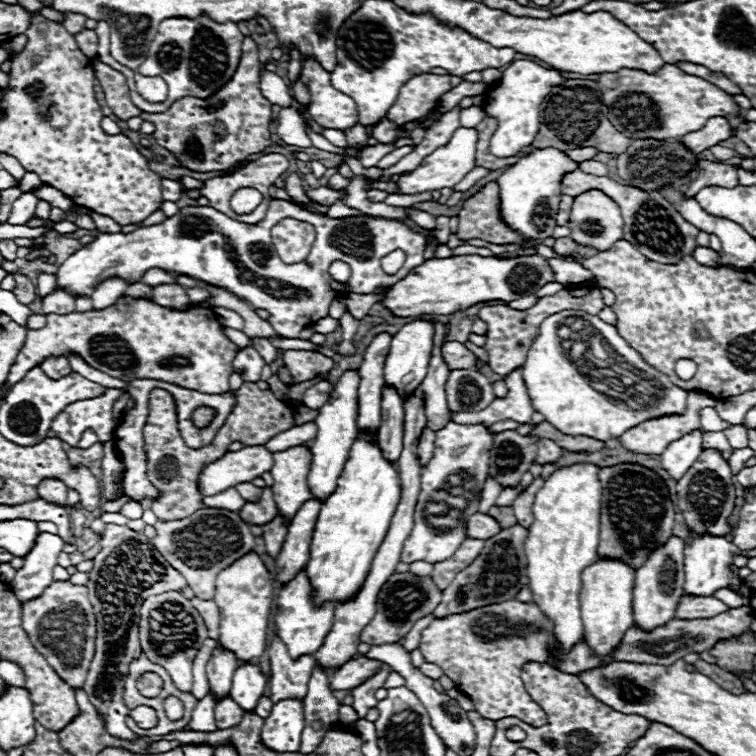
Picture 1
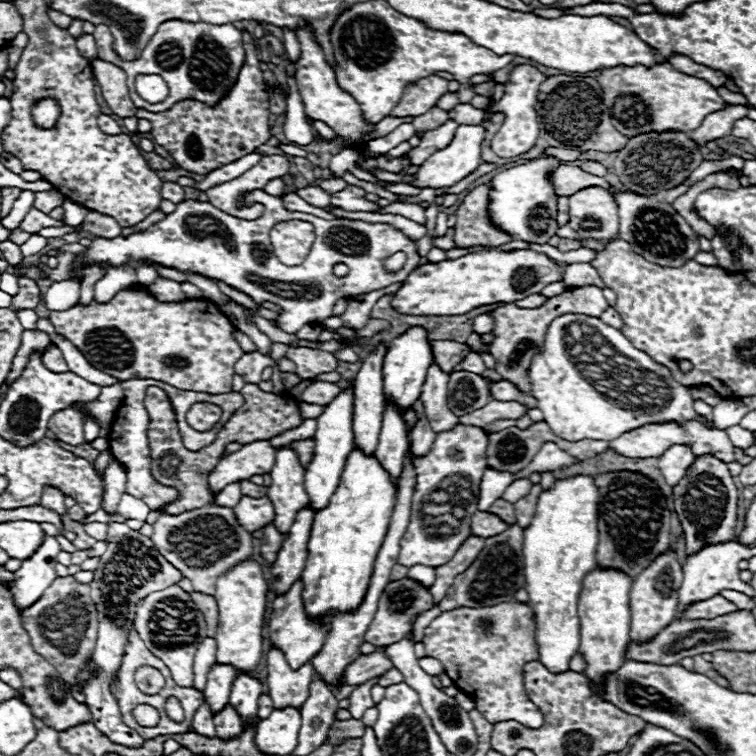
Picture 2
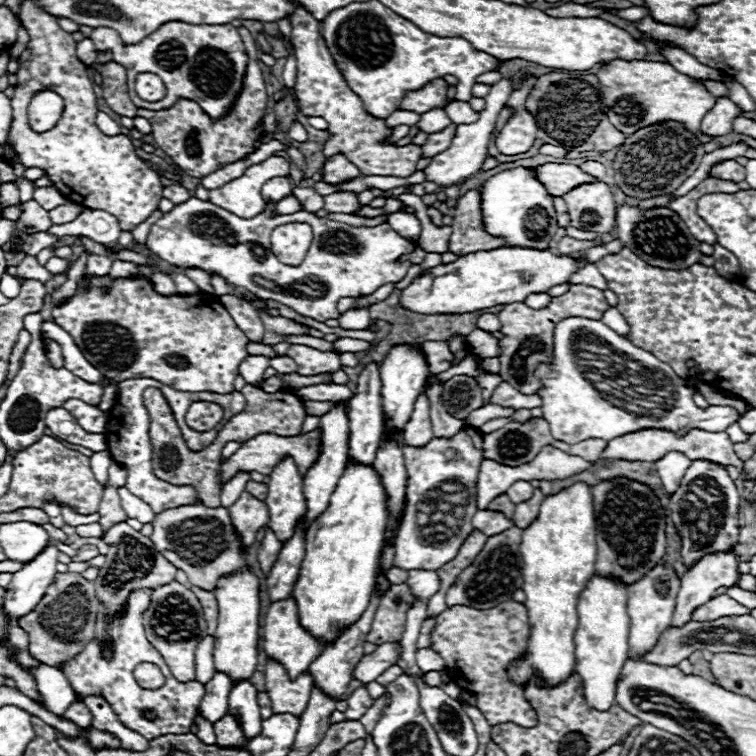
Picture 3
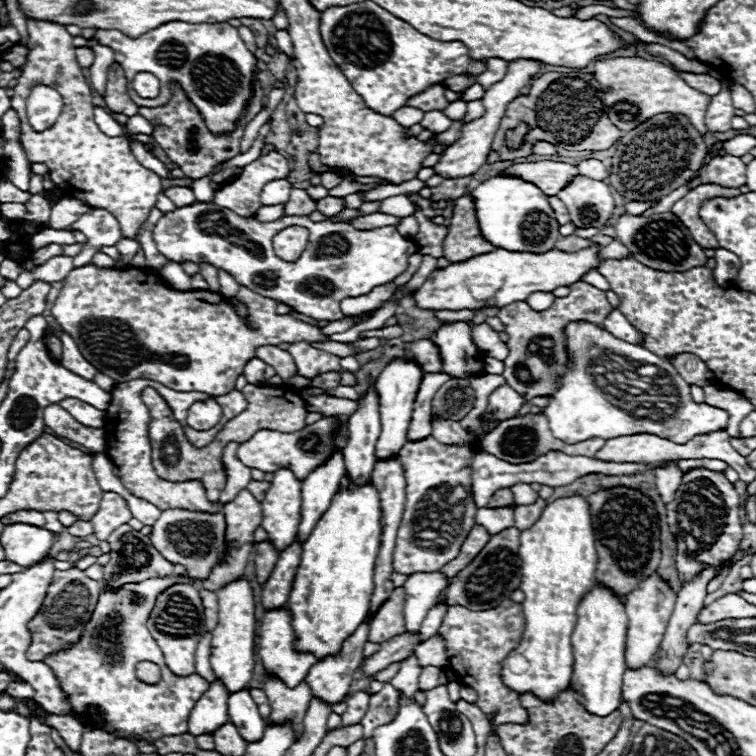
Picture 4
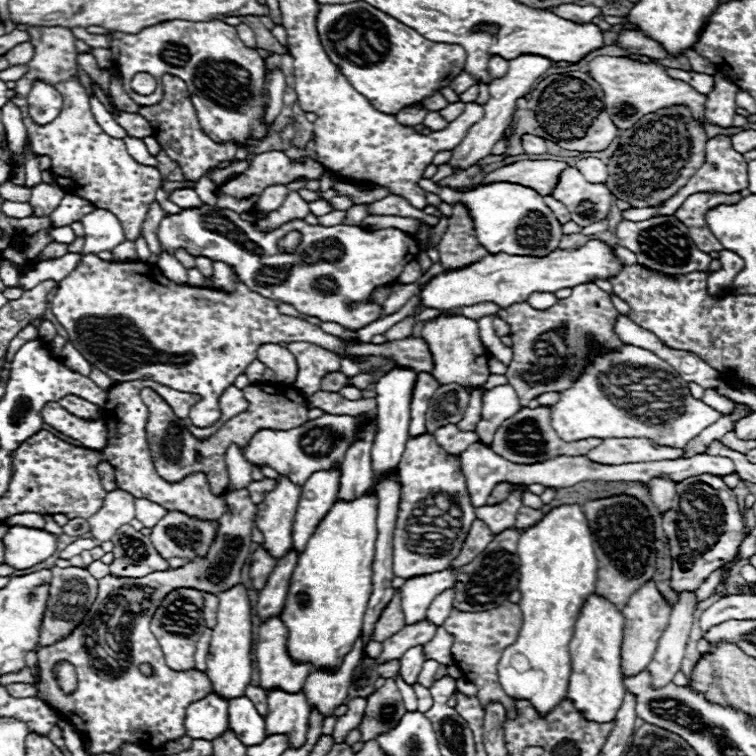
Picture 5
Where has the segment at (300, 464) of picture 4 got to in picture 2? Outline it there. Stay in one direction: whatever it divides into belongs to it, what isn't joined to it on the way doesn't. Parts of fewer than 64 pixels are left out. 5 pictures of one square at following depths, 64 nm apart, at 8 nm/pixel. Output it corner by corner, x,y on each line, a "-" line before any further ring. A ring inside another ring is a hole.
314,438
292,442
288,448
292,448
300,456
300,464
304,464
304,468
306,468
314,456
-
256,440
244,444
238,452
224,456
210,472
212,492
220,492
228,484
248,480
254,474
268,474
274,466
276,452
278,448
274,448
270,440

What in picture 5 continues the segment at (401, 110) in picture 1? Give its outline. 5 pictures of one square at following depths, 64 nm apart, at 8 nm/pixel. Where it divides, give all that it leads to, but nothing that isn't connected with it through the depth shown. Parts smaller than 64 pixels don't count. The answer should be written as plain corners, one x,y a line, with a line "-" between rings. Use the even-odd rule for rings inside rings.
440,92
432,94
430,98
422,100
420,104
422,104
426,110
442,110
442,108
446,108
446,106
448,106
448,102
442,98
442,94
440,94

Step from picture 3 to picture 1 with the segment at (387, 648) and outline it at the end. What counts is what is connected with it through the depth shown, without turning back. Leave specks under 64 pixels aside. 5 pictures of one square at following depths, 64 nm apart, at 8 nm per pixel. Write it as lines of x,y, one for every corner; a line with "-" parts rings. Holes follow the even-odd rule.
366,656
350,660
342,668
338,668
338,670
332,672
332,676
330,676
330,688
332,690
356,688
358,684
362,684
364,680
368,680
370,676
374,676
378,672
380,664
384,664
384,662
382,660
370,660

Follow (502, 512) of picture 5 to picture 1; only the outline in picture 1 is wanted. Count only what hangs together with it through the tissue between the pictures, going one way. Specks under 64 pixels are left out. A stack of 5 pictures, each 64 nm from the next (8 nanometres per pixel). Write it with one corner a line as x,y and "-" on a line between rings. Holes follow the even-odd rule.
476,512
476,516
470,516
468,518
468,524
466,524
466,536
468,538
486,540
486,538
496,536
498,532
502,532
500,524
492,516
488,516
488,514

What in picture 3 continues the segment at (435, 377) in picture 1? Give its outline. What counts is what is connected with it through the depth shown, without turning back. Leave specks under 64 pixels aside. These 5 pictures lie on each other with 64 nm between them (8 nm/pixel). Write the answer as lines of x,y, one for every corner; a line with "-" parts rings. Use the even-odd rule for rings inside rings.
434,384
428,390
428,398
430,398
430,420
432,420
432,428
434,428
434,436
436,438
452,438
456,432
460,432
464,428
464,422
458,418
452,418
446,408
440,404
440,392
442,392
442,384

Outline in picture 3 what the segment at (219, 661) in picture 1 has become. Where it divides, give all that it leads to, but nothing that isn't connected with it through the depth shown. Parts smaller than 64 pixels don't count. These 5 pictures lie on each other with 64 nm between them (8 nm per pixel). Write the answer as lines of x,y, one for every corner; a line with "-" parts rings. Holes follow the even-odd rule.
216,672
214,678
206,684
206,696
200,704
200,716
204,716
208,722
216,722
224,718
228,712
228,694
232,690
232,682
226,674

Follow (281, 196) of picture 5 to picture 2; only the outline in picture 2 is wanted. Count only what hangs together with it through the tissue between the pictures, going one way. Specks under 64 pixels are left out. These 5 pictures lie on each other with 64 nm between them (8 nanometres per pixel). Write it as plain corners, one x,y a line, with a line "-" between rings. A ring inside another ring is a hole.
276,178
276,180
270,180
262,190
270,196
282,196
286,194
286,182
282,178

